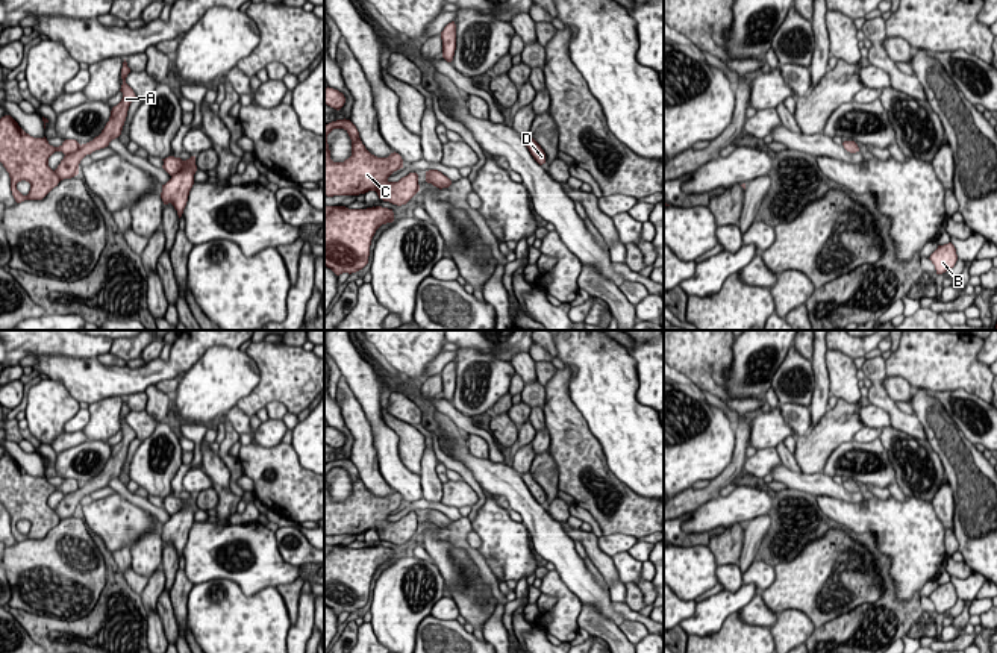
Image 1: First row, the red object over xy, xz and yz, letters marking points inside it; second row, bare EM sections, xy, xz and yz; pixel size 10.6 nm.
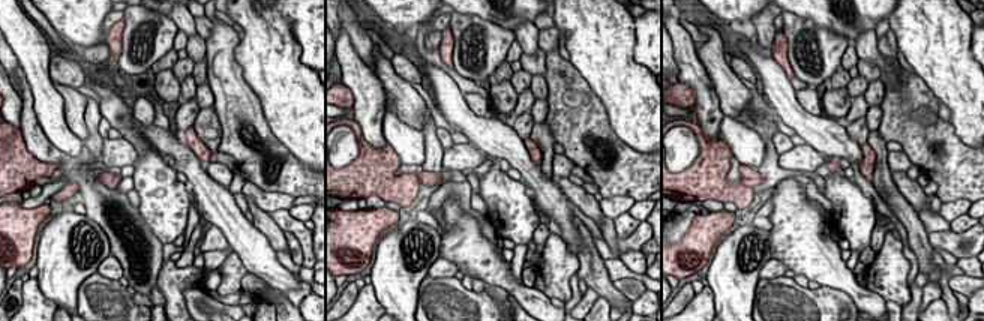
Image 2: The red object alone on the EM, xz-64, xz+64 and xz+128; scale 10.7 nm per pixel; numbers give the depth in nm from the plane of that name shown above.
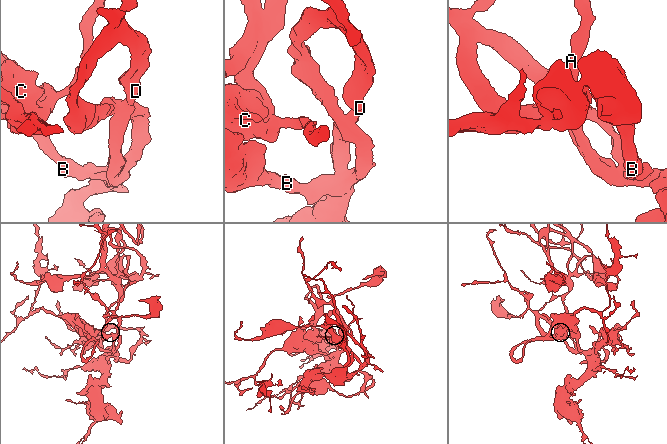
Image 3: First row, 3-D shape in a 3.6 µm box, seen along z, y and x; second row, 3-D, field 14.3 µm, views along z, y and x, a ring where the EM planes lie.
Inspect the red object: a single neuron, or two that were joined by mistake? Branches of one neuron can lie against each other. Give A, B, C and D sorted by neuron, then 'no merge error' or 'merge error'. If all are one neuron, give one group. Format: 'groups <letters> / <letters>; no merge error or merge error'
groups A B C D; no merge error

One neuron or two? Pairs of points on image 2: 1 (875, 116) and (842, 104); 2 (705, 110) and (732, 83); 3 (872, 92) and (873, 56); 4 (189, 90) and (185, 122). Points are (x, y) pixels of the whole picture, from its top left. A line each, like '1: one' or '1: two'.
1: one
2: two
3: two
4: one

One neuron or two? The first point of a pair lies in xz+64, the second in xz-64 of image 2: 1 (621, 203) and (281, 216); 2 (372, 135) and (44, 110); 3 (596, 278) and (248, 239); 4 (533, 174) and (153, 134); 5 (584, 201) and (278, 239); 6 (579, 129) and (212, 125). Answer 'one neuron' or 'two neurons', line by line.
1: two neurons
2: two neurons
3: two neurons
4: one neuron
5: one neuron
6: two neurons

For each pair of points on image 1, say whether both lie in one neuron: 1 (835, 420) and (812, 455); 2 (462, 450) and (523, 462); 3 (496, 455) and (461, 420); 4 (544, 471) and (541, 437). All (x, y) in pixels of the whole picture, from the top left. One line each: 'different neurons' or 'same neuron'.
1: same neuron
2: different neurons
3: same neuron
4: same neuron

